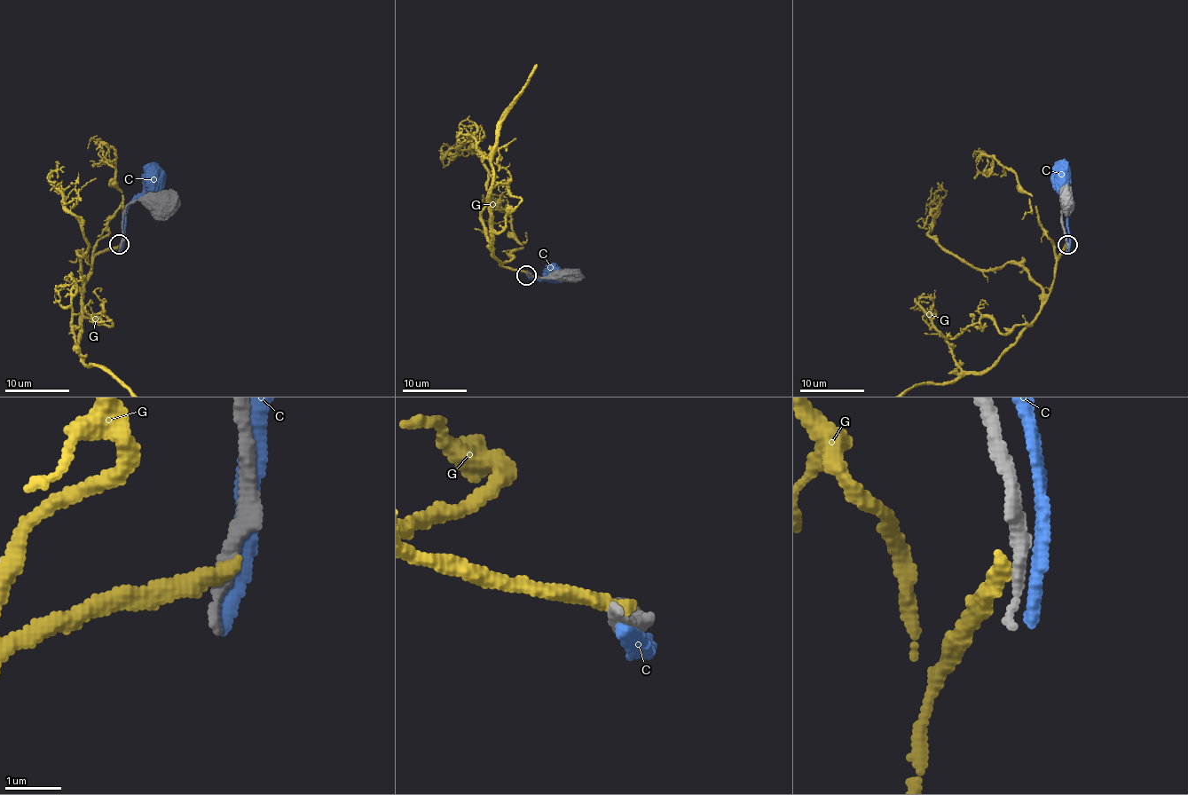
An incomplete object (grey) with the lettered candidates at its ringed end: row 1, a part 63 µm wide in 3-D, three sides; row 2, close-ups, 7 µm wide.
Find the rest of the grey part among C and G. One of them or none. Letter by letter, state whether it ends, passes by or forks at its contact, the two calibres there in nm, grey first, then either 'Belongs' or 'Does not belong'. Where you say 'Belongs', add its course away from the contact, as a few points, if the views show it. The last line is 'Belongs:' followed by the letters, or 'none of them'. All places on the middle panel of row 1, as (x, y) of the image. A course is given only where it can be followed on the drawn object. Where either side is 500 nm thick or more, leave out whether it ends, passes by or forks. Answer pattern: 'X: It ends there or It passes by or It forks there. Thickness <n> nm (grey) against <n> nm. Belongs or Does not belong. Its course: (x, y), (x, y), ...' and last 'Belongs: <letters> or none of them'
C: It ends there. Thickness 320 nm (grey) against 380 nm. Does not belong
G: It ends there. Thickness 320 nm (grey) against 300 nm. Does not belong
Belongs: none of them

